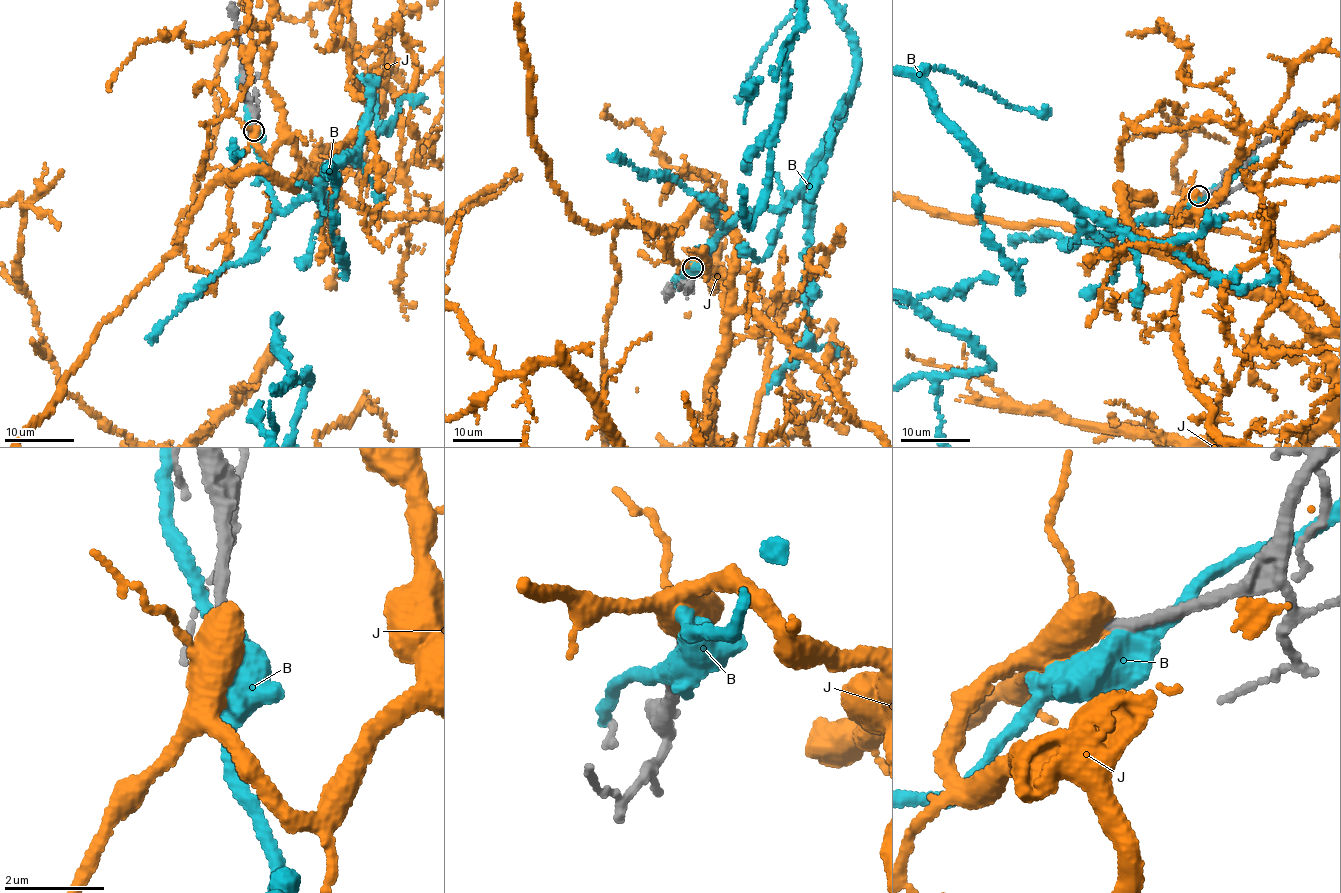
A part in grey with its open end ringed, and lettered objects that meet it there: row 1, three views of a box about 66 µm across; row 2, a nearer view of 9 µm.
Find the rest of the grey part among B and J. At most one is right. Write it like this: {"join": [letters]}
{"join": ["J"]}

